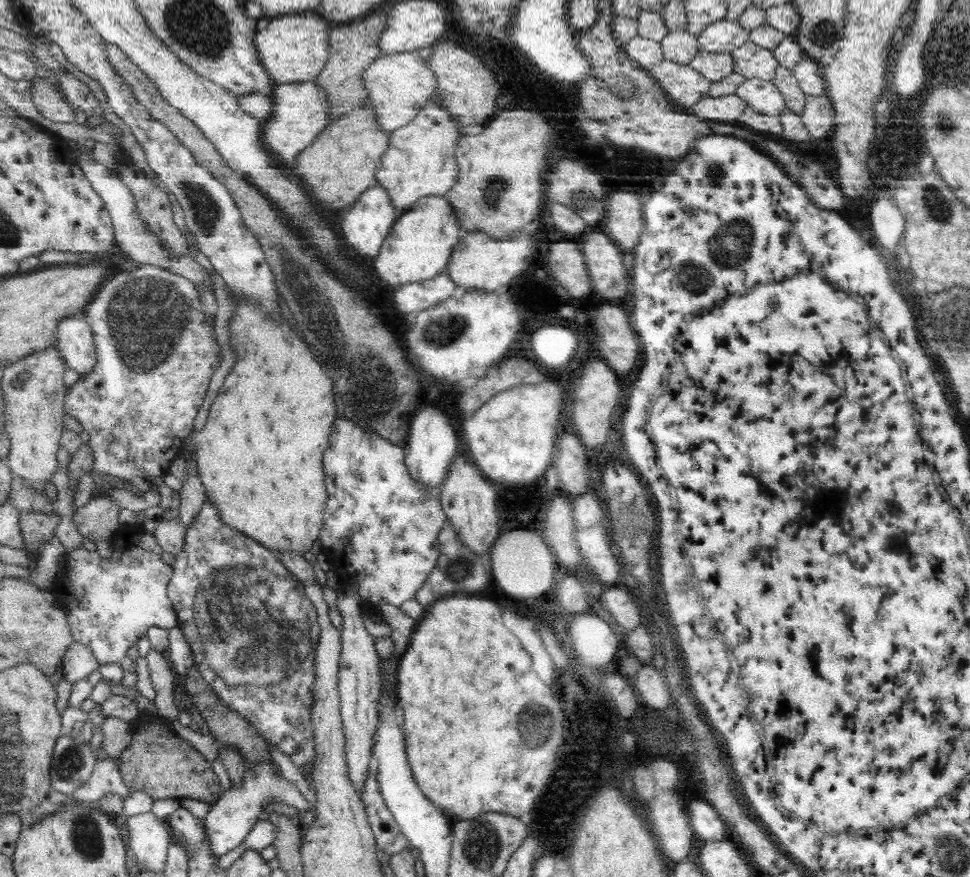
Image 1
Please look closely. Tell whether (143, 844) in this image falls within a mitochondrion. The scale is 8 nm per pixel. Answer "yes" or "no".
no

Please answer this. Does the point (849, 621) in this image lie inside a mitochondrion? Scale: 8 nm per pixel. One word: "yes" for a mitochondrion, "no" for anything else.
no

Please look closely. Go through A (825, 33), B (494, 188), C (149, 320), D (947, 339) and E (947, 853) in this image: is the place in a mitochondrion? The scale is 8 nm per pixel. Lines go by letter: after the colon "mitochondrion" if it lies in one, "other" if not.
A: mitochondrion
B: mitochondrion
C: mitochondrion
D: mitochondrion
E: mitochondrion

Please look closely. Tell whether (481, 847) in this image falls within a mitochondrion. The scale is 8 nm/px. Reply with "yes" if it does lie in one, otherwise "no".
yes

